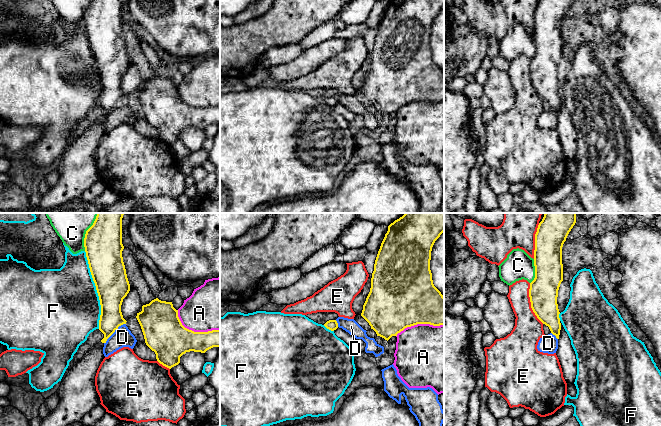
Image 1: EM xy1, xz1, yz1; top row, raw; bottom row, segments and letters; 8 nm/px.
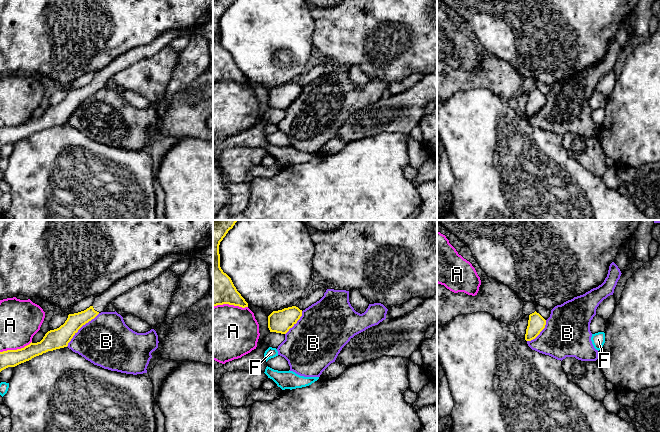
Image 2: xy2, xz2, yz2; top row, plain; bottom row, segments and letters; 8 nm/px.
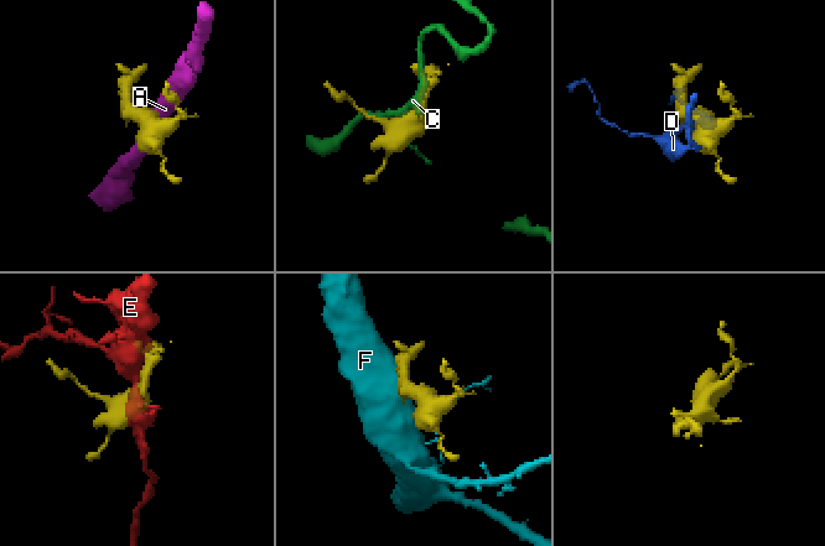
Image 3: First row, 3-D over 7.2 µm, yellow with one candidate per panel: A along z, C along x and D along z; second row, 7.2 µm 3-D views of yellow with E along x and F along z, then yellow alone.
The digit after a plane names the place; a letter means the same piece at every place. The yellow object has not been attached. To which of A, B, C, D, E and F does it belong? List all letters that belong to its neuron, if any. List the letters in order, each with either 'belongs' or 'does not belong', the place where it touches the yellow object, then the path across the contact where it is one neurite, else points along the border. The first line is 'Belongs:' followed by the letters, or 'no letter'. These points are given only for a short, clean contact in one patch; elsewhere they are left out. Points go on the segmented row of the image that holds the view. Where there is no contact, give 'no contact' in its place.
Belongs: no letter
A: does not belong; meets yellow in xy1 at (193, 331)
B: does not belong; meets yellow in xy2 at (80, 327); border along xy2 (99, 313), (86, 322), (66, 346)
C: does not belong; meets yellow in xy1 at (86, 232)
D: does not belong; meets yellow in xy1 at (114, 331); border along xy1 (125, 323), (121, 324), (104, 343)
E: does not belong; meets yellow in yz1 at (531, 303)
F: does not belong; meets yellow in xy1 at (96, 289)

